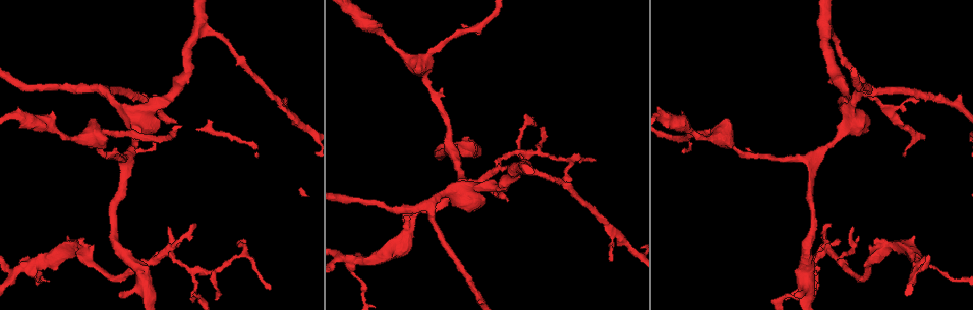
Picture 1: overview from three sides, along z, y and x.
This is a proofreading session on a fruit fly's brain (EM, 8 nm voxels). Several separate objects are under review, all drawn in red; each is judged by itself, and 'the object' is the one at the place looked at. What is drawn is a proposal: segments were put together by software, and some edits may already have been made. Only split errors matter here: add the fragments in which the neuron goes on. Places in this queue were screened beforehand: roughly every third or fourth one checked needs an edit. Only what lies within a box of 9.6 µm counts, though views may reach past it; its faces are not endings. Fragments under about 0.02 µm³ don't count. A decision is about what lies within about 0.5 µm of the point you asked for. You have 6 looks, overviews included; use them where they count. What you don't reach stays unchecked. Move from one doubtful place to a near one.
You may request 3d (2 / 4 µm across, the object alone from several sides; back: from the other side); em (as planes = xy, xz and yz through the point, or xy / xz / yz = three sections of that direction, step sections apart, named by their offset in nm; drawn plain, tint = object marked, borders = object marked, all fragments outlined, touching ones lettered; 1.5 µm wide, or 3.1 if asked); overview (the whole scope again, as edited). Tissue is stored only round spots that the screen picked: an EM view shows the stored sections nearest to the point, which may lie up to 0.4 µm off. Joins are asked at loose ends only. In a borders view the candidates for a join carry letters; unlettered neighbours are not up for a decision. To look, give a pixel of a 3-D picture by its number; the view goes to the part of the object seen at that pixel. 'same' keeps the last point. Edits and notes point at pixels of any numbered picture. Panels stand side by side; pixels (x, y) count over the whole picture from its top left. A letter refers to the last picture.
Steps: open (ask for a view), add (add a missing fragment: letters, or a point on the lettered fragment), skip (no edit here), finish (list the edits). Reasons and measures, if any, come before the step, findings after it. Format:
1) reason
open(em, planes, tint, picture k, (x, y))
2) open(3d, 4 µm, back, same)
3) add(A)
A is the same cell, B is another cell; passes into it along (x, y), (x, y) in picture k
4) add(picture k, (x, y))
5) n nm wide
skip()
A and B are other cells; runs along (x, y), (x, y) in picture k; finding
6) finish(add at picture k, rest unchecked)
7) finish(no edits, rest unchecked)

tapers out
open(em, yz, step 8, tint, picture 1, (542, 126))

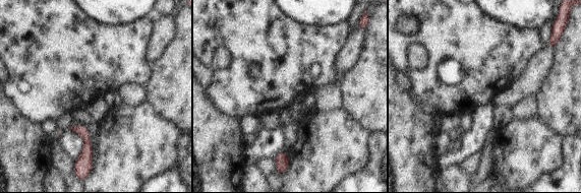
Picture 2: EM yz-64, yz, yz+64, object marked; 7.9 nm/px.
open(em, planes, borders, same)

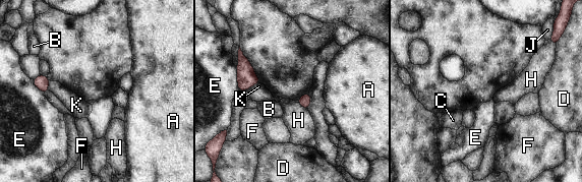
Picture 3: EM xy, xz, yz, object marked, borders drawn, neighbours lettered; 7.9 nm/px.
skip()
A, B, C, D, E, F, H, J and K are other cells; border along (236, 80), (239, 92) in picture 3; none of them fits

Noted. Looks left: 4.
tapers out
open(3d, 4 µm, picture 1, (282, 99))

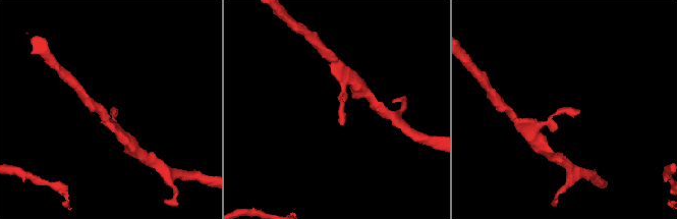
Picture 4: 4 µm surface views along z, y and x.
now the EM
open(em, planes, borders, picture 4, (578, 111))

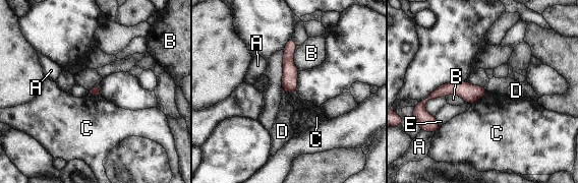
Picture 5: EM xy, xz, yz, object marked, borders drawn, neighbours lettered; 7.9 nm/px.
skip()
A, B, C, D and E are other cells; border along (285, 93), (293, 94) in picture 5; none of them fits

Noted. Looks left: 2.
free end
open(3d, 2 µm, picture 1, (594, 159))

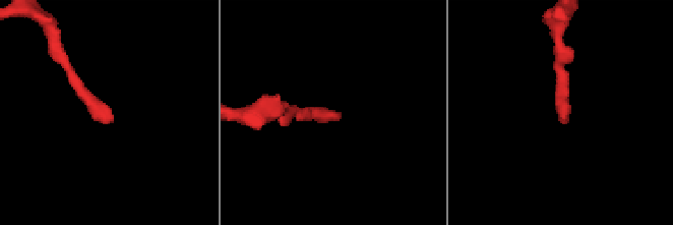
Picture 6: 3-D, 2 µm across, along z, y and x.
open(em, planes, borders, picture 6, (566, 123))

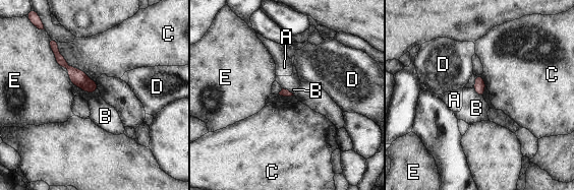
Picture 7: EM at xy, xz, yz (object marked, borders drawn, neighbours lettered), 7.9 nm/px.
skip()
A, B, C, D and E are other cells; border along (472, 88), (477, 94), (482, 97) in picture 7; no lettered fragment goes on from it

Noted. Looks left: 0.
finish(no edits, rest unchecked)

